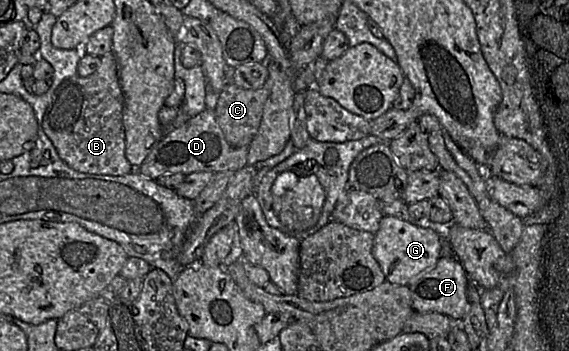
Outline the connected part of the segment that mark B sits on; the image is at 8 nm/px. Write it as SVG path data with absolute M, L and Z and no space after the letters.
M113 53L100 57L97 70L87 77L71 76L55 90L40 129L51 140L60 158L82 173L120 176L135 171L125 156L124 96Z

